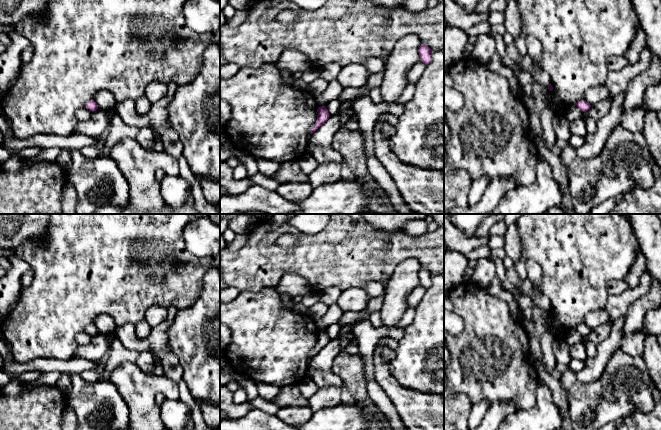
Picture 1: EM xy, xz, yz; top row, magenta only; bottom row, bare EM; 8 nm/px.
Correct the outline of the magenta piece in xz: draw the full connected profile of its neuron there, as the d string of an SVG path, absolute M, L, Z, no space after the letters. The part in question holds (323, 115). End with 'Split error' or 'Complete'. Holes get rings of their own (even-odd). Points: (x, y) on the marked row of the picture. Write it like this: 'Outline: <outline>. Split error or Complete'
Outline: M321 106L318 107L317 109L318 115L317 115L317 120L314 124L314 126L311 128L310 134L315 132L320 126L322 126L330 117L328 110L326 106Z. Complete

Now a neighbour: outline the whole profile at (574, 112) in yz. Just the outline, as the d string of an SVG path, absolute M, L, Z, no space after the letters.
M577 106L565 110L564 115L570 120L583 118L585 120L587 134L594 134L596 132L597 121L593 118L586 117L585 112L581 111Z

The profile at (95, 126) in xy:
M97 109L93 112L92 117L88 121L80 122L77 124L75 133L81 133L87 136L97 137L104 132L115 113L116 112L114 109Z

